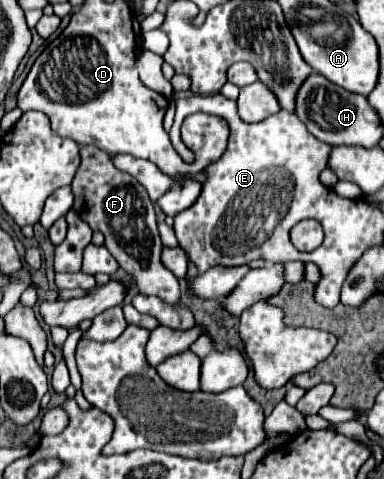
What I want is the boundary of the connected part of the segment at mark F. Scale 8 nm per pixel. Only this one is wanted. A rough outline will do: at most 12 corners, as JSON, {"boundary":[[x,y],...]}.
{"boundary":[[84,146],[74,212],[138,292],[180,298],[154,204],[108,152]]}

